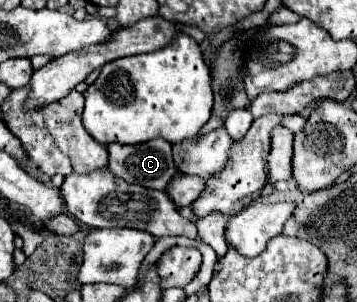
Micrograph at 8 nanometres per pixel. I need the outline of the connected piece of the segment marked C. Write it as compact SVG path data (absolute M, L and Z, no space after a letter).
M160 137L150 139L146 143L138 143L138 145L110 143L108 153L110 153L108 169L114 175L122 177L128 183L138 183L138 185L148 187L148 189L164 189L168 185L168 181L178 173L174 163L172 163L172 145Z

